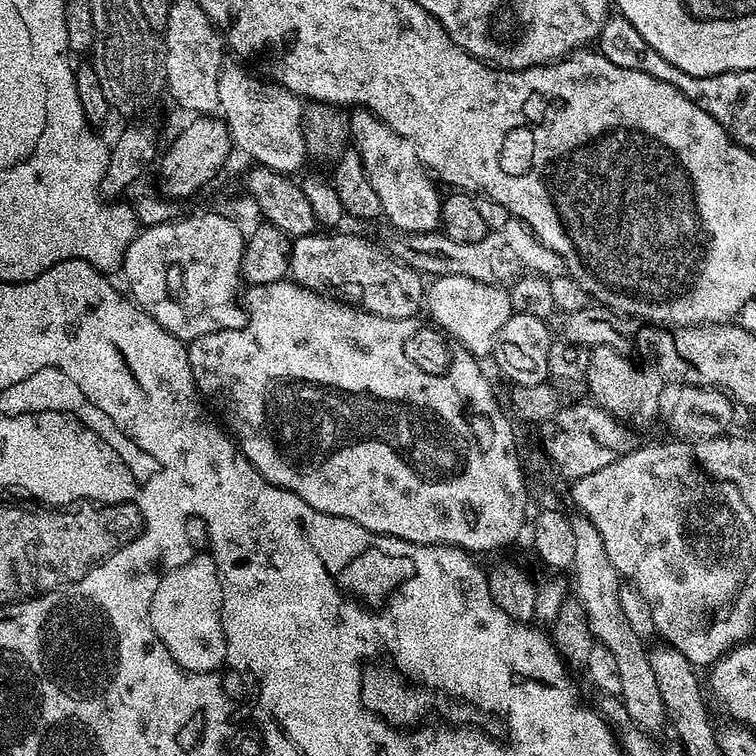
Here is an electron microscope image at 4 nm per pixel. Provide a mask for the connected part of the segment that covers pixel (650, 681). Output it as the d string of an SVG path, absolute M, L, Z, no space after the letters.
M582 514L577 515L571 523L575 549L570 576L574 581L575 599L580 601L582 610L586 610L593 641L606 646L611 654L614 654L622 682L619 699L624 702L623 711L645 733L656 734L656 731L666 724L662 694L658 694L658 682L654 679L654 670L650 670L649 649L645 641L641 640L638 634L634 634L634 630L630 630L630 622L626 622L626 614L622 614L621 577L610 562L610 556L602 546L601 535L594 530L592 523Z

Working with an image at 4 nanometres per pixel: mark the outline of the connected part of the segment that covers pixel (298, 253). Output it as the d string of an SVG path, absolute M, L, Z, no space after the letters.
M320 235L298 236L292 240L288 270L295 283L321 294L331 290L347 303L382 318L410 320L419 308L421 311L426 300L426 284L420 281L421 273L417 269L403 264L379 243L371 244L360 236Z

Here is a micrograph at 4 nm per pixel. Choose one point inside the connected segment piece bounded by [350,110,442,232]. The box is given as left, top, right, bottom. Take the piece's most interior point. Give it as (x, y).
(407, 198)

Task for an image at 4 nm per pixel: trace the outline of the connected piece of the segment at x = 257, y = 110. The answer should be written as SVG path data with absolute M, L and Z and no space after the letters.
M225 67L220 74L218 84L218 104L222 119L232 135L232 143L249 156L250 161L270 170L285 174L296 174L304 164L304 155L310 152L306 139L306 124L302 119L302 100L293 92L287 92L280 84L267 82L263 84L256 76L251 76L244 68Z

